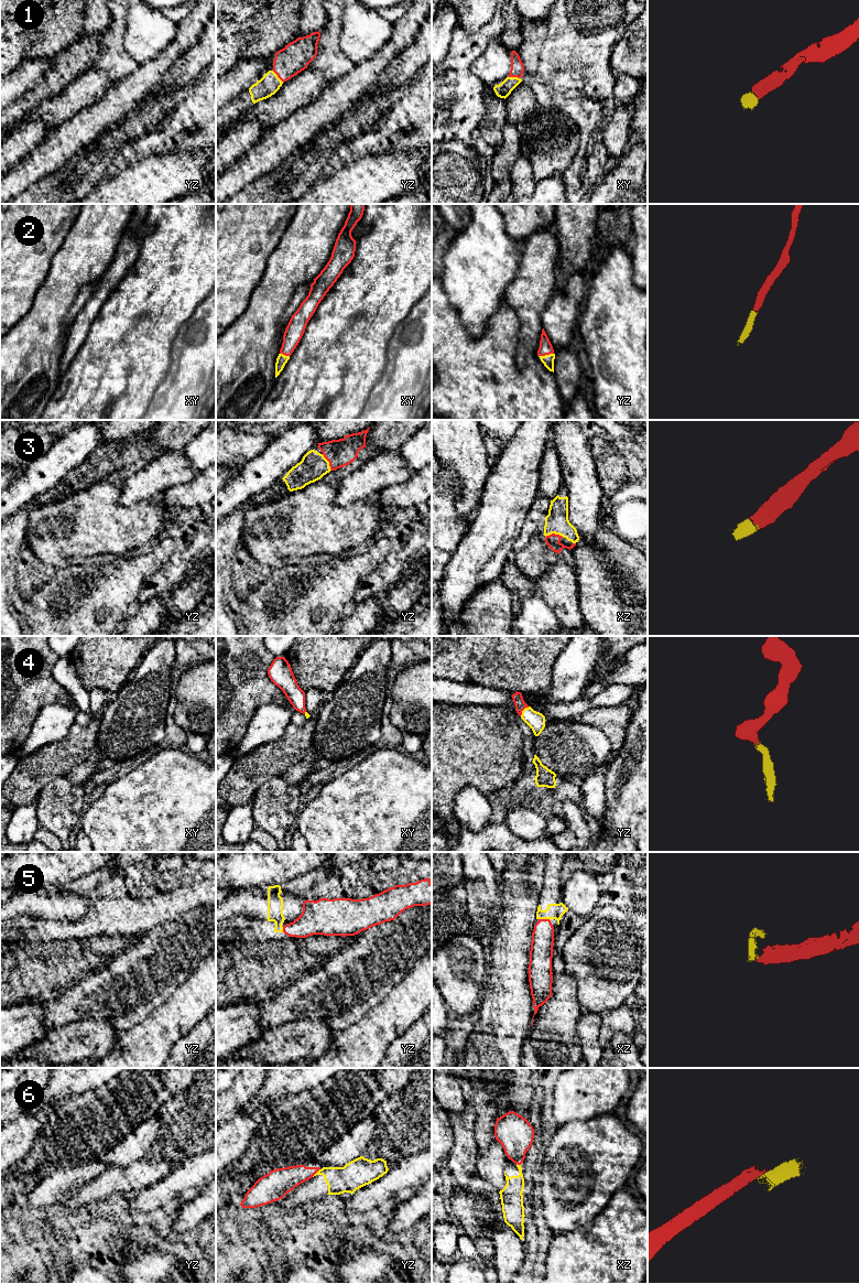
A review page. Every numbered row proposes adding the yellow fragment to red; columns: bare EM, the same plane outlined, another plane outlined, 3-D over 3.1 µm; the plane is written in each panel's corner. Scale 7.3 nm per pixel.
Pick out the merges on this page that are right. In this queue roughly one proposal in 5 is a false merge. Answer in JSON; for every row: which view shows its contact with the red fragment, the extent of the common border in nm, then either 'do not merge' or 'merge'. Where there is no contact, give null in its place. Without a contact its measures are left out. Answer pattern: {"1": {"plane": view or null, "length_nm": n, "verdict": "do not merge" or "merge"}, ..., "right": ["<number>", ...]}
{"1": {"plane": "yz", "length_nm": 120, "verdict": "merge"}, "2": {"plane": "yz", "length_nm": 110, "verdict": "merge"}, "3": {"plane": "xz", "length_nm": 130, "verdict": "merge"}, "4": {"plane": "yz", "length_nm": 100, "verdict": "merge"}, "5": {"plane": "xz", "length_nm": 90, "verdict": "merge"}, "6": {"plane": "yz", "length_nm": 80, "verdict": "do not merge"}, "right": ["1", "2", "3", "4", "5"]}

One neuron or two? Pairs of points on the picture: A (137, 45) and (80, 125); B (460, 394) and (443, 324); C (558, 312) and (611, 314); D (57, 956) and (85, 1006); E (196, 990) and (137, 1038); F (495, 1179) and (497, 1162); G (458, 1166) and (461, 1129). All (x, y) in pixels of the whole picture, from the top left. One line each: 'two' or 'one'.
A: two
B: one
C: two
D: two
E: one
F: one
G: one

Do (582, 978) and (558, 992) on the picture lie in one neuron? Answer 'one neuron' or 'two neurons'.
two neurons

